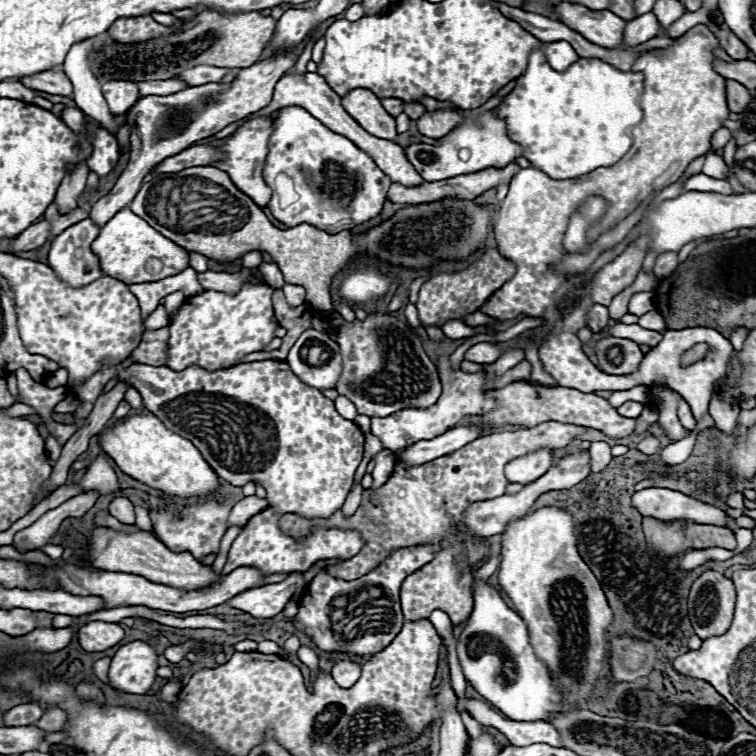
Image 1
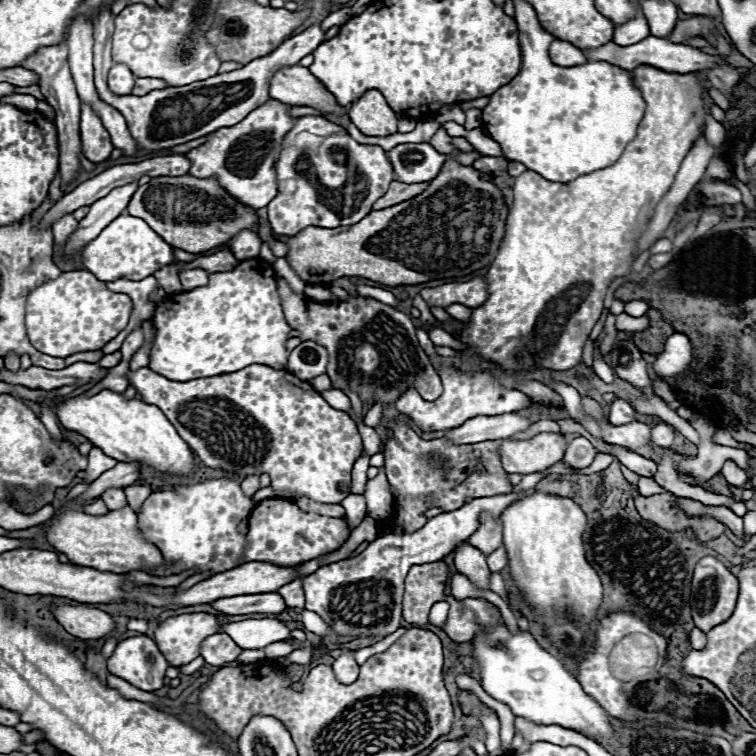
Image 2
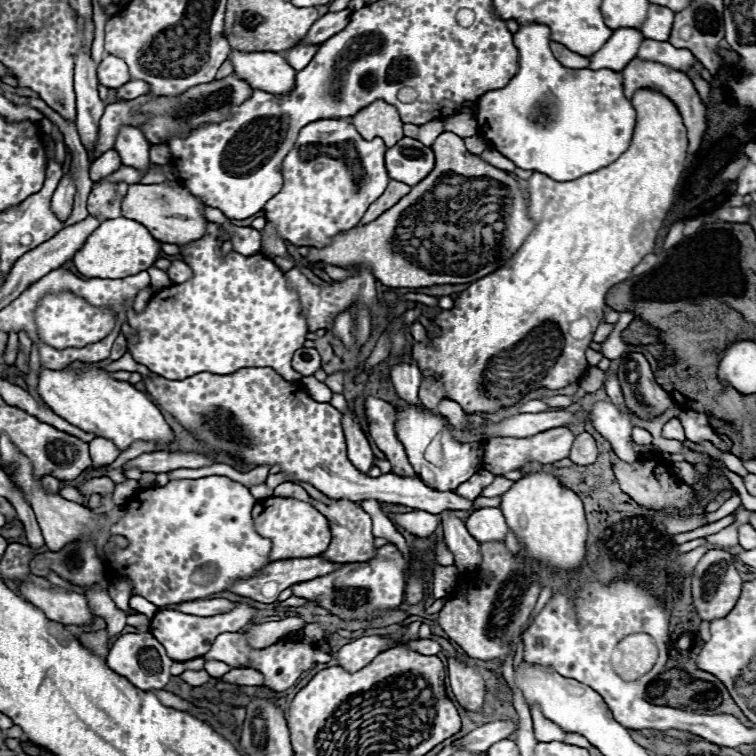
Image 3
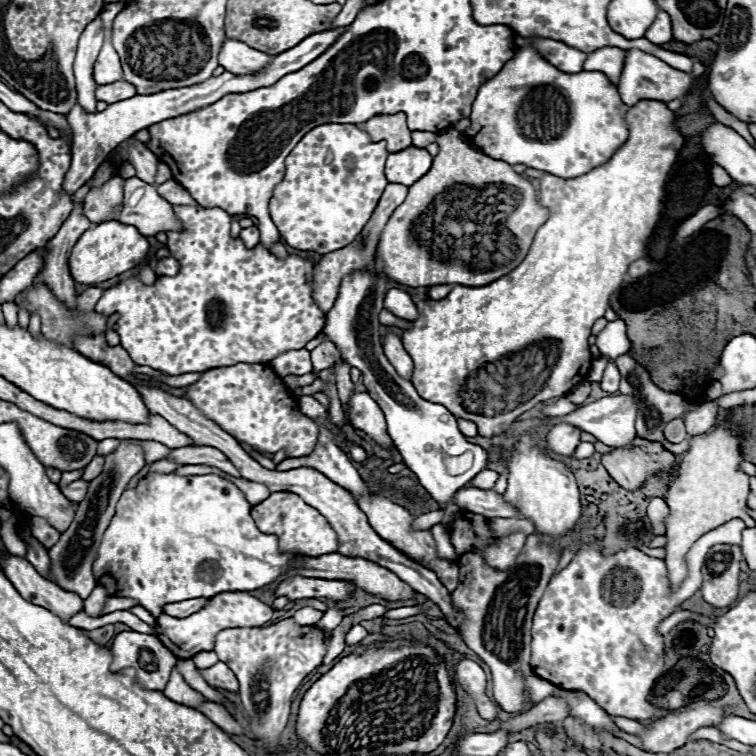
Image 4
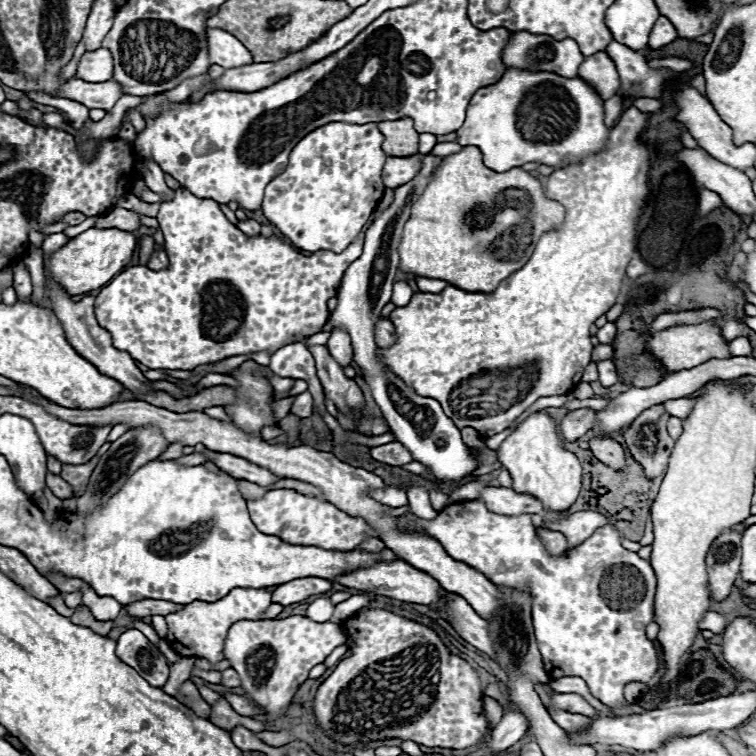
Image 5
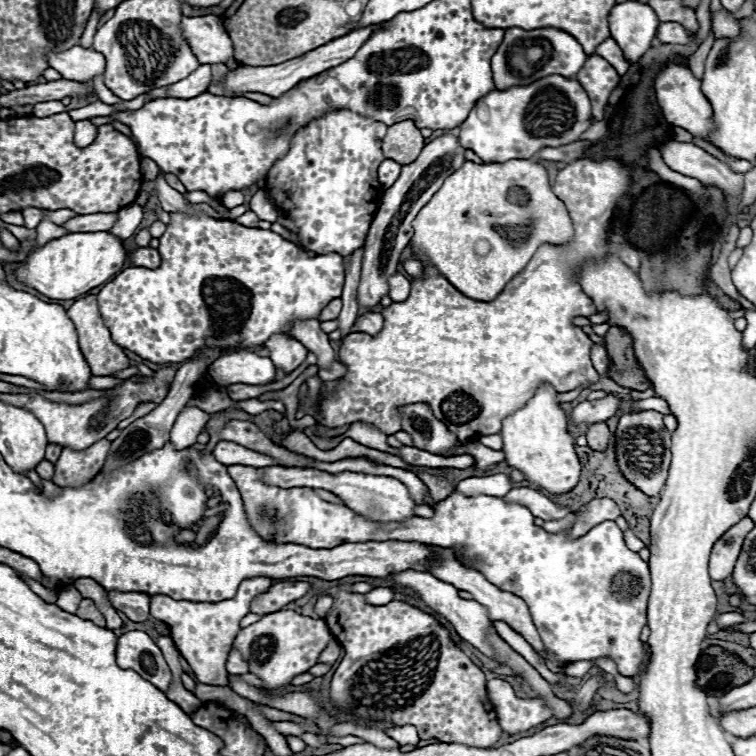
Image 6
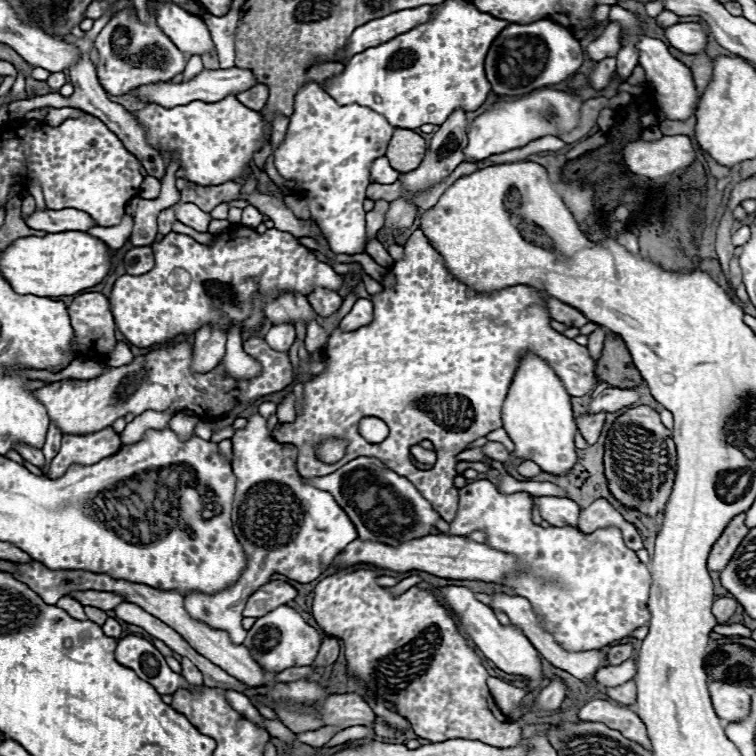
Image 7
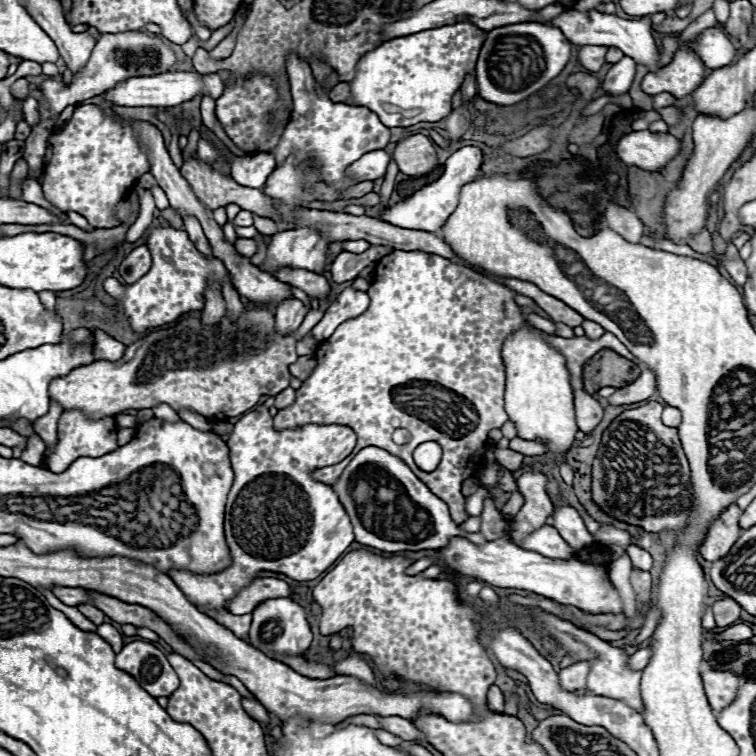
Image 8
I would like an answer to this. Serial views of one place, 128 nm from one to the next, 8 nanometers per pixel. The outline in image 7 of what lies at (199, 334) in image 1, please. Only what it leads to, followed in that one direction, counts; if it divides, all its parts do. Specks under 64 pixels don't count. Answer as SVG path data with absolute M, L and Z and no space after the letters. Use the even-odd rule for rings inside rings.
M230 224L222 234L214 236L210 244L200 244L186 234L170 232L160 242L152 244L156 266L148 274L130 276L124 274L116 278L110 292L110 310L114 314L116 326L128 344L138 348L154 348L162 344L172 344L178 336L190 336L204 324L234 324L244 332L258 332L264 324L264 304L280 294L302 294L308 296L314 288L326 288L338 292L342 286L342 276L332 270L326 262L320 262L314 252L302 246L292 234L280 232L276 228L258 234L254 228Z

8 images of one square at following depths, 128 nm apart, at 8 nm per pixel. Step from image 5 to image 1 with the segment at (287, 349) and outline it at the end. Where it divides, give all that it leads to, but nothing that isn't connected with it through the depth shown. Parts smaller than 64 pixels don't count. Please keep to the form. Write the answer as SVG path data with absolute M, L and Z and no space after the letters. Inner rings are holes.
M314 328L302 332L290 348L286 362L304 384L316 390L334 388L342 372L340 346Z

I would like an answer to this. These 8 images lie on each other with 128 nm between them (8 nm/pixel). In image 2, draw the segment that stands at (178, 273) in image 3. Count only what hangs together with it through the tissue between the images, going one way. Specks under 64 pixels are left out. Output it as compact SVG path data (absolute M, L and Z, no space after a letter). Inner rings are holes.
M194 268L194 270L184 270L180 272L180 282L184 286L184 290L192 290L198 286L208 284L208 272L202 268Z

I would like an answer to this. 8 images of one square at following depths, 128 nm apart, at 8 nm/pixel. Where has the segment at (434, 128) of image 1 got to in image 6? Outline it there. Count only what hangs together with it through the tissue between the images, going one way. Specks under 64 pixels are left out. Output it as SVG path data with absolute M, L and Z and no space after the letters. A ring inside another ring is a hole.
M466 160L444 180L432 200L418 212L412 226L412 256L422 264L436 268L462 294L482 302L494 300L504 290L504 286L530 262L538 246L566 244L572 238L572 220L566 212L566 206L554 196L546 168L534 160L510 160L504 164L476 164ZM478 240L486 240L490 244L490 252L486 256L478 256L474 252L474 244Z

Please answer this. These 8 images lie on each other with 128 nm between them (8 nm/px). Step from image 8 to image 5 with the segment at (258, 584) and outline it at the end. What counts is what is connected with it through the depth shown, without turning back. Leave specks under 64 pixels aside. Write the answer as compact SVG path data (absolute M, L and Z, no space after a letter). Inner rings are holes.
M316 576L296 578L296 580L290 580L286 584L276 586L276 590L272 592L272 602L278 602L282 606L290 606L294 602L306 600L312 594L328 592L330 588L332 588L332 582L326 578L316 578Z

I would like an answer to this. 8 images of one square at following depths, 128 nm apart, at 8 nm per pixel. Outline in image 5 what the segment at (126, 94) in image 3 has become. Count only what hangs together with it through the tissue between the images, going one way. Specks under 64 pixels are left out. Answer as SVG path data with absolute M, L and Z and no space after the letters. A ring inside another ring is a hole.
M72 78L60 90L60 96L64 98L76 100L88 108L104 108L104 110L110 110L122 94L124 92L120 92L120 84L116 84L116 80L88 84L84 80Z

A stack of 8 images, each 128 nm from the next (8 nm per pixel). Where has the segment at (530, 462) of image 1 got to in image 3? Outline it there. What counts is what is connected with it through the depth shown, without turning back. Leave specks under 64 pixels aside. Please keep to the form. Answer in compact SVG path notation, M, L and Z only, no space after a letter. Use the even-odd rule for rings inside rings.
M564 426L534 434L528 438L490 438L484 442L484 450L486 450L484 454L488 454L488 466L486 466L486 456L484 456L484 468L490 470L492 474L506 474L506 472L518 470L530 462L552 464L562 458L568 458L572 442L574 442L574 434Z

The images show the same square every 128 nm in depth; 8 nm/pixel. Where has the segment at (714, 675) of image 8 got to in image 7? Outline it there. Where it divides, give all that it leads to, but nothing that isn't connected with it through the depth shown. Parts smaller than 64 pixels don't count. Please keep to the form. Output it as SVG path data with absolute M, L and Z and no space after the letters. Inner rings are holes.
M708 680L708 686L710 686L714 710L726 724L748 718L750 694L746 688L732 686L726 682L716 682L716 680Z

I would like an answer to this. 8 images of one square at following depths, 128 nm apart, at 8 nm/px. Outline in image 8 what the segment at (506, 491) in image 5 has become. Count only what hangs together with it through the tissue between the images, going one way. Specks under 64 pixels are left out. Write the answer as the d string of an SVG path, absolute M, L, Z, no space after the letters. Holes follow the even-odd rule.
M554 506L552 512L554 528L560 532L560 536L572 546L572 548L584 548L594 542L590 532L584 526L584 520L580 518L578 510L572 506Z

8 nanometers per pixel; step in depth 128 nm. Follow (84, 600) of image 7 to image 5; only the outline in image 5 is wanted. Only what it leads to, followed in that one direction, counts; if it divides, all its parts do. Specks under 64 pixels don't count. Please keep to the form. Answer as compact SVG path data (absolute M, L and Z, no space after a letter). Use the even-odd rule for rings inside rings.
M140 600L140 602L132 602L132 604L128 604L126 608L128 608L130 616L134 616L134 618L144 618L144 616L154 616L154 614L166 616L166 614L178 612L178 610L180 610L180 608L184 608L184 606L180 606L180 604L168 604L166 600Z

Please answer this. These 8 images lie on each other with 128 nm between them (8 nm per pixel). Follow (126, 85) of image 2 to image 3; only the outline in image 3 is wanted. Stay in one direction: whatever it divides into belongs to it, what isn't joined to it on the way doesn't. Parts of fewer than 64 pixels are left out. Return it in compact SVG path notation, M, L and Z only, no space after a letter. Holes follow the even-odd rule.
M106 54L98 66L98 80L106 88L120 88L130 80L128 66L124 64L124 60Z

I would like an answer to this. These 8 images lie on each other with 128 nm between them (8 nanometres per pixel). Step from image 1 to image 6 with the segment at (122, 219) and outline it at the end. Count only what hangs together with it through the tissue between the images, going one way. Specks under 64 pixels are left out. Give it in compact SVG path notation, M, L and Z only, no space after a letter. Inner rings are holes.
M72 232L62 238L50 240L46 246L36 248L28 260L16 270L16 278L30 288L36 288L48 298L72 300L96 286L106 284L126 262L126 250L120 238L110 232Z

